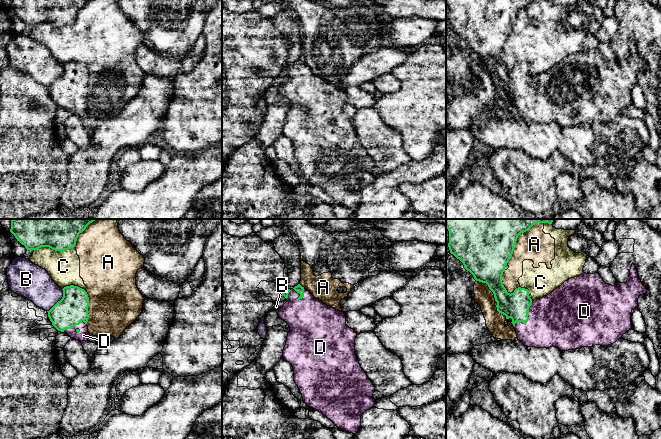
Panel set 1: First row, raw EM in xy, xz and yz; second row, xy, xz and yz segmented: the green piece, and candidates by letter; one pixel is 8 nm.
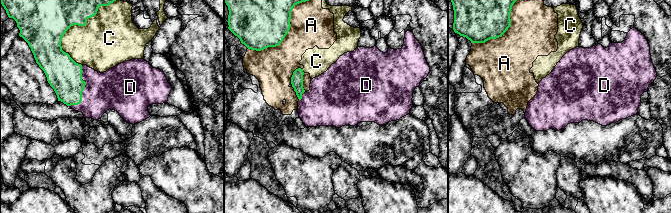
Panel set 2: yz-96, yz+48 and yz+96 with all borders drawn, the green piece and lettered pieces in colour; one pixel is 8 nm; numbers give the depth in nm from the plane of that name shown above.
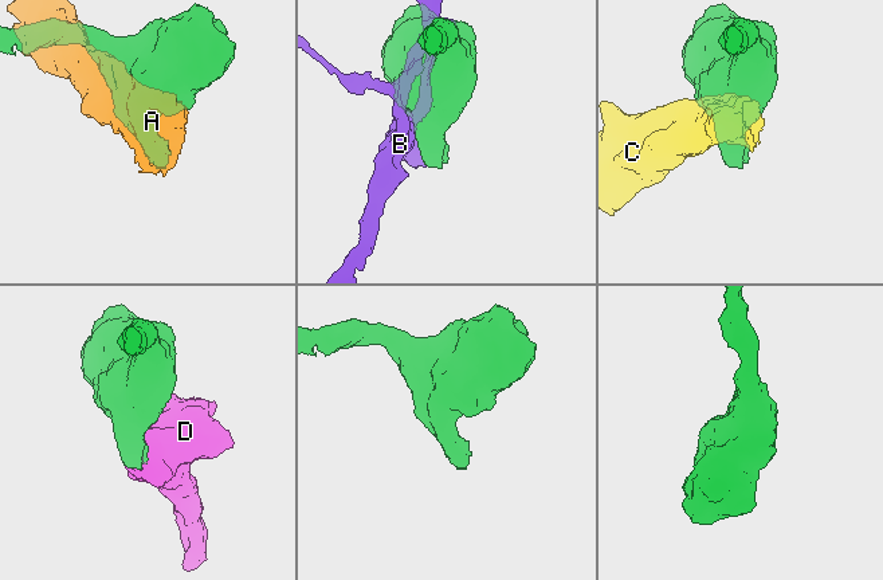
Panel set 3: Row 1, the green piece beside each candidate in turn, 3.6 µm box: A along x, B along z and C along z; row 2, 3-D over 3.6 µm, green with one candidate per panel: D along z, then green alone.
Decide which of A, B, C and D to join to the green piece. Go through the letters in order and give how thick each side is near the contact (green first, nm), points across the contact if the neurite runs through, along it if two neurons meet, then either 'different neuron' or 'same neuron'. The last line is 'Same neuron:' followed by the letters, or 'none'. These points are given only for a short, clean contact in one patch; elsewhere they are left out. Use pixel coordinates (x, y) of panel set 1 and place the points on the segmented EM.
A: 500/240 nm | different neuron
B: 240/280 nm | different neuron
C: 460/260 nm | different neuron
D: 220/440 nm | across yz (516, 305), (528, 319), (559, 319) | same neuron
Same neuron: D

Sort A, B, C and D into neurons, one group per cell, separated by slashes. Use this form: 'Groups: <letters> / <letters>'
Groups: A C / B / D

